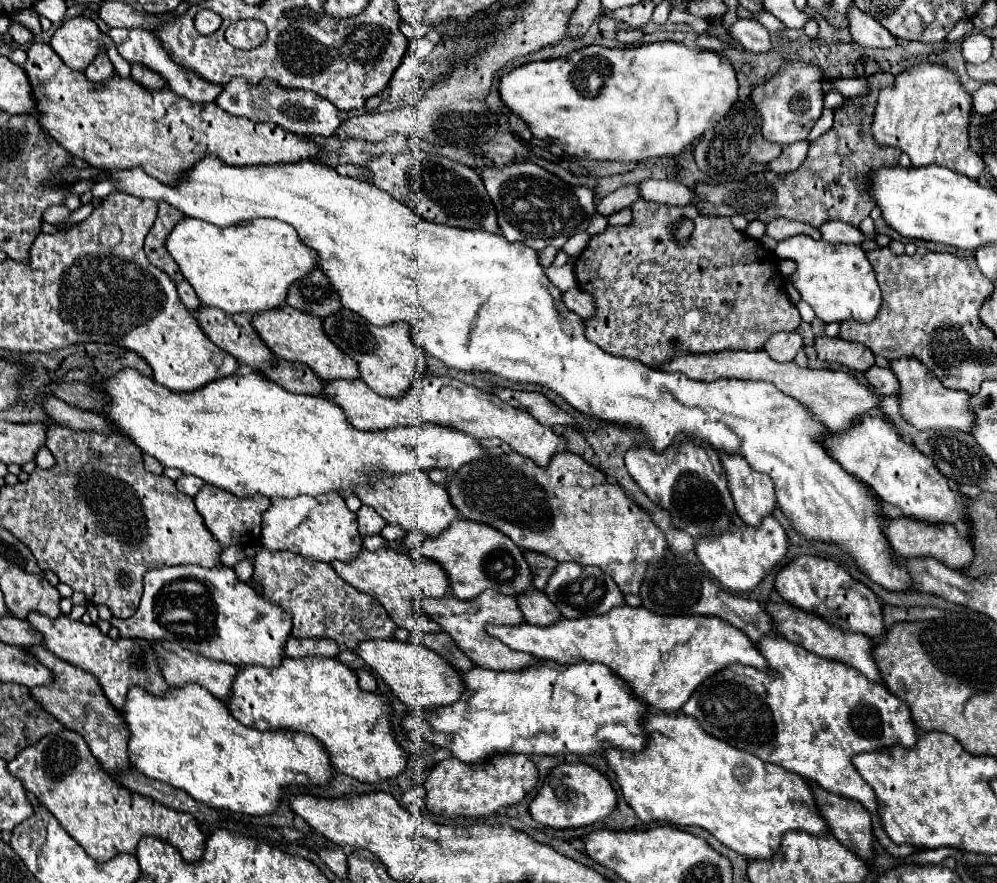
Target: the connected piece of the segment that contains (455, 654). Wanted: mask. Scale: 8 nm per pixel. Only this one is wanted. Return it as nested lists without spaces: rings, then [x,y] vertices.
[[[437,632],[437,634],[411,634],[411,642],[419,644],[419,646],[427,646],[429,650],[437,652],[439,656],[443,656],[455,670],[471,670],[475,664],[455,646],[455,642],[445,634],[445,632]]]

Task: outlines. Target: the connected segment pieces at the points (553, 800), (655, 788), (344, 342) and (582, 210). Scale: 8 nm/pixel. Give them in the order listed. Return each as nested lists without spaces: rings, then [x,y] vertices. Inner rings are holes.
[[[563,762],[547,774],[543,786],[529,804],[529,814],[535,822],[551,828],[581,828],[609,816],[615,806],[615,790],[599,770],[583,762]]]
[[[651,712],[645,720],[649,728],[649,748],[645,752],[621,752],[619,748],[609,748],[605,760],[615,772],[617,784],[635,810],[635,814],[645,822],[667,822],[673,826],[699,826],[711,832],[723,846],[739,852],[745,858],[769,858],[779,850],[781,838],[787,830],[805,830],[809,834],[827,834],[829,828],[819,816],[815,798],[807,780],[793,774],[781,766],[763,762],[761,758],[741,752],[715,736],[709,736],[697,720],[685,716],[683,712]]]
[[[339,310],[333,316],[321,320],[327,338],[347,356],[357,362],[359,376],[363,382],[377,394],[387,398],[397,398],[411,388],[417,378],[417,372],[425,370],[425,356],[417,344],[413,344],[413,336],[409,324],[389,324],[385,328],[369,324],[365,318],[357,316],[349,310]]]
[[[533,162],[483,168],[481,178],[497,208],[497,220],[505,240],[523,242],[533,250],[543,250],[545,246],[563,248],[571,236],[587,230],[589,220],[595,214],[595,194],[589,188],[571,186]],[[509,200],[513,202],[509,204]]]

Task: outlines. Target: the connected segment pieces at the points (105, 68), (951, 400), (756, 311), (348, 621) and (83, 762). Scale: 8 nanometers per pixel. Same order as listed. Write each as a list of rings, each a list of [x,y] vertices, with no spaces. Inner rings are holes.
[[[101,48],[101,52],[95,56],[93,64],[89,64],[89,68],[85,70],[85,76],[89,80],[101,82],[101,80],[107,80],[109,76],[113,76],[113,72],[115,72],[115,68],[113,68],[107,52],[105,52],[105,48]]]
[[[901,358],[889,362],[891,372],[899,380],[899,402],[901,402],[901,416],[911,426],[925,430],[925,428],[955,428],[961,432],[971,432],[973,426],[973,410],[969,408],[969,394],[961,390],[945,388],[929,368],[925,368],[917,358]]]
[[[637,200],[633,202],[633,224],[631,226],[607,226],[605,232],[593,236],[585,248],[585,252],[581,252],[581,256],[575,260],[575,276],[577,276],[577,282],[579,282],[579,288],[589,292],[593,296],[593,302],[595,302],[595,312],[589,320],[585,320],[585,338],[595,342],[603,352],[607,354],[613,354],[613,356],[621,356],[621,358],[633,358],[633,360],[639,360],[643,362],[645,366],[651,366],[651,368],[659,368],[663,364],[663,360],[671,358],[671,352],[673,352],[673,346],[671,346],[671,340],[679,340],[681,348],[687,350],[687,352],[697,352],[697,354],[703,354],[703,352],[717,352],[717,350],[759,350],[763,348],[763,342],[775,334],[775,332],[789,332],[789,330],[795,330],[799,324],[801,324],[801,316],[797,312],[797,308],[789,302],[787,294],[785,294],[785,286],[783,286],[783,278],[779,274],[779,268],[777,268],[777,258],[771,250],[765,250],[761,246],[761,242],[745,236],[743,232],[737,232],[733,226],[731,226],[731,220],[729,218],[721,218],[721,216],[701,216],[695,206],[687,204],[687,206],[669,206],[669,204],[657,204],[657,202],[647,202],[647,200]],[[683,218],[689,218],[693,220],[695,228],[693,228],[693,234],[689,236],[689,240],[685,244],[679,244],[673,236],[673,226],[683,220]]]
[[[261,550],[255,556],[253,578],[261,584],[263,596],[279,604],[293,616],[291,636],[295,638],[331,638],[353,650],[363,640],[393,638],[395,624],[383,610],[383,606],[369,594],[359,592],[337,576],[329,564],[297,556],[289,550]]]
[[[73,730],[45,736],[37,744],[23,748],[17,758],[9,762],[9,770],[97,862],[107,862],[117,854],[135,854],[137,842],[143,836],[169,842],[187,862],[201,860],[203,856],[205,836],[189,812],[167,808],[121,786],[99,766],[85,740]]]

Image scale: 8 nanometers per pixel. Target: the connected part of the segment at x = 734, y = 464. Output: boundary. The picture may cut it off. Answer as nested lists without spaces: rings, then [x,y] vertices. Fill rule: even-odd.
[[[721,452],[719,458],[727,474],[727,484],[737,514],[745,524],[757,526],[761,518],[771,516],[777,506],[771,478],[749,468],[747,460],[741,456],[725,456],[725,452]]]

